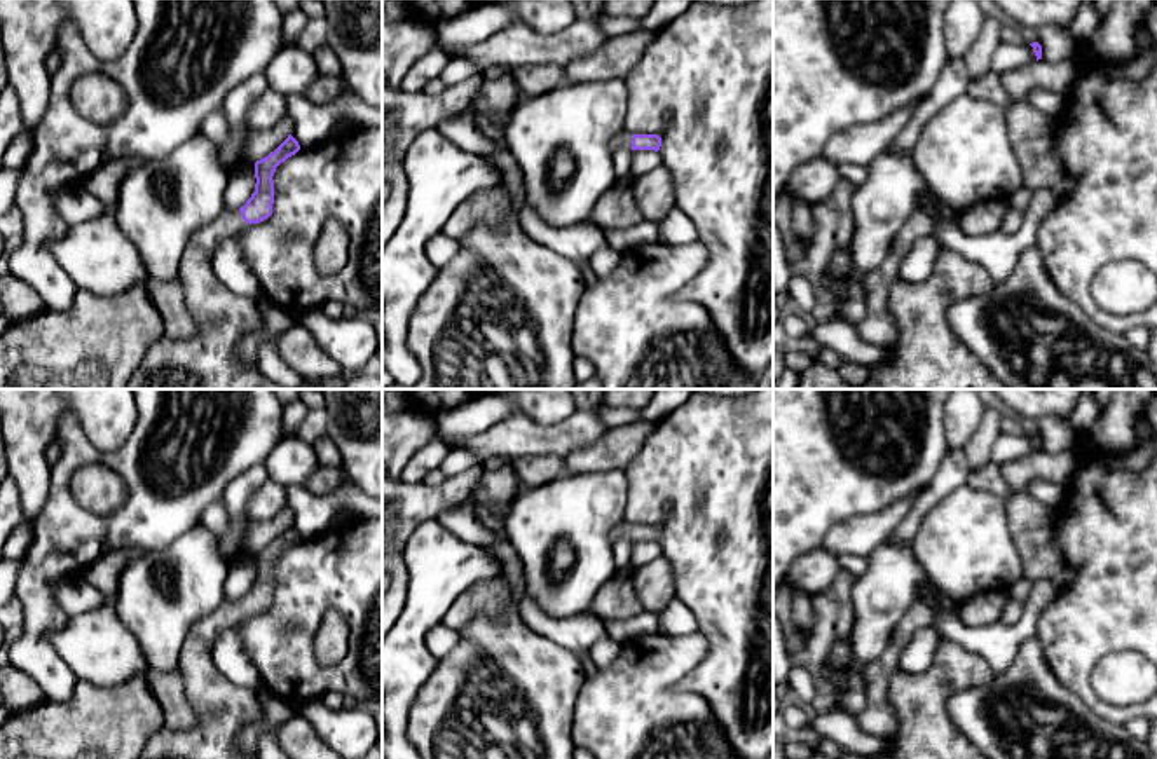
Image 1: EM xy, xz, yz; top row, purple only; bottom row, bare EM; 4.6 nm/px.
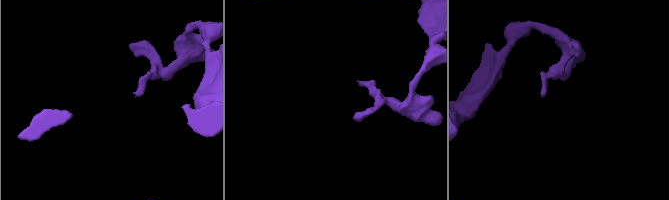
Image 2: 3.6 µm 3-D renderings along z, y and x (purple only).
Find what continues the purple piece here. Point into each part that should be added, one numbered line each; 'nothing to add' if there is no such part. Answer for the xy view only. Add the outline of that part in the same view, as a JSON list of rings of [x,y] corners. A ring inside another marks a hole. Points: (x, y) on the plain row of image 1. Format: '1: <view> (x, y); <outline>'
nothing to add

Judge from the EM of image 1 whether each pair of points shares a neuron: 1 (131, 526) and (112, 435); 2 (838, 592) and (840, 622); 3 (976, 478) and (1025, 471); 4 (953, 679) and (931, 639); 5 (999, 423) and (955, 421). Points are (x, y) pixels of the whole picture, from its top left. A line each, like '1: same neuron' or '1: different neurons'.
1: different neurons
2: same neuron
3: different neurons
4: different neurons
5: different neurons

